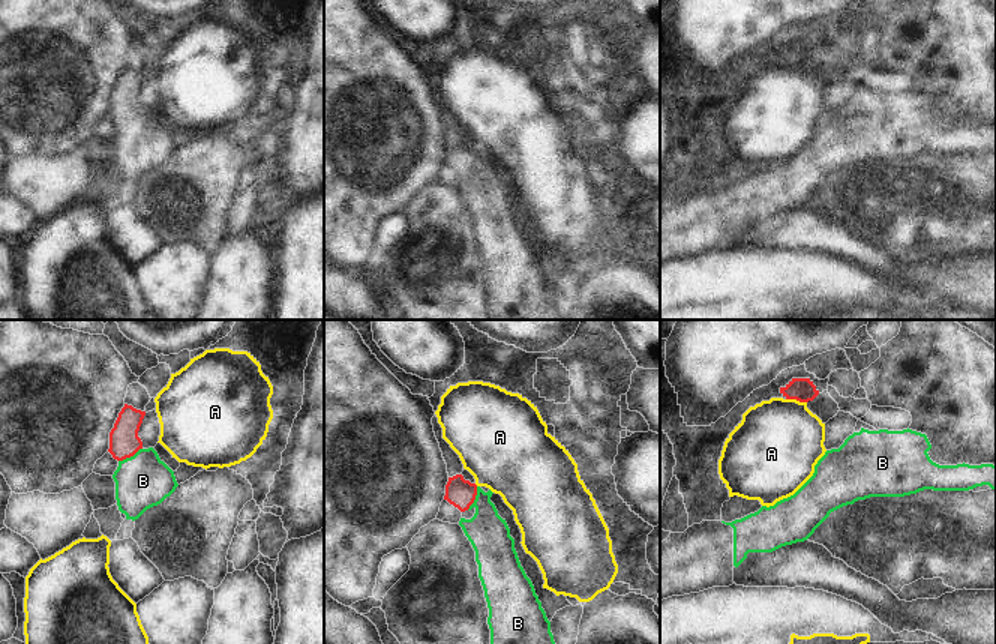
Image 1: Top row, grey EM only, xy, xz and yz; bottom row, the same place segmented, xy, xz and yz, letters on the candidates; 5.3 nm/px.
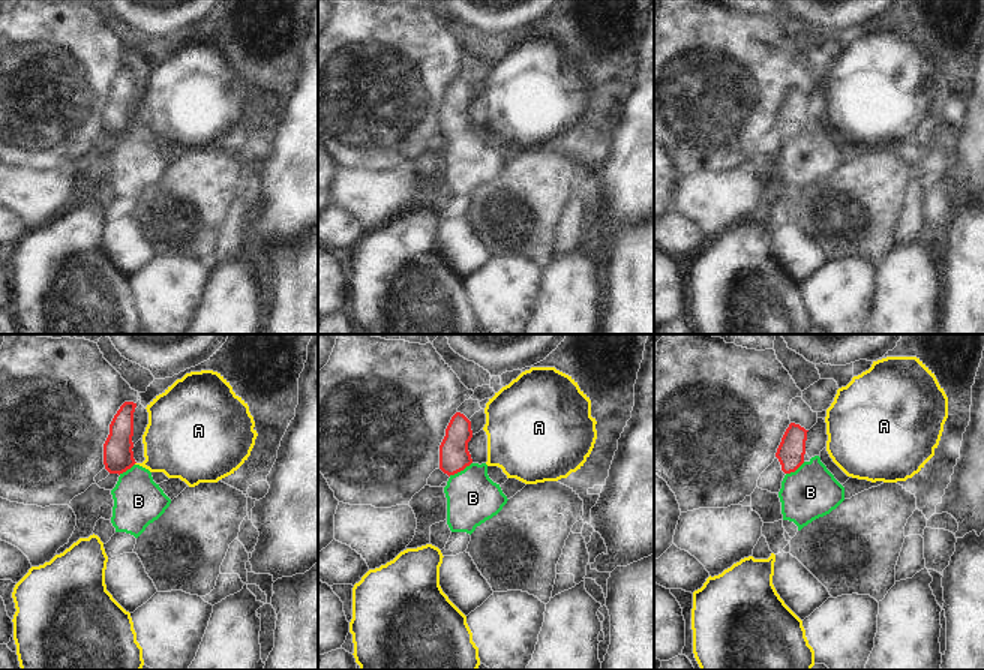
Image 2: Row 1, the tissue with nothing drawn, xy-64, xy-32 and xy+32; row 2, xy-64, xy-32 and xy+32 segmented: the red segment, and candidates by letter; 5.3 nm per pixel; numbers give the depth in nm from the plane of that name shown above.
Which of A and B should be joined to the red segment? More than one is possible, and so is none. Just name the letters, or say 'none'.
B

